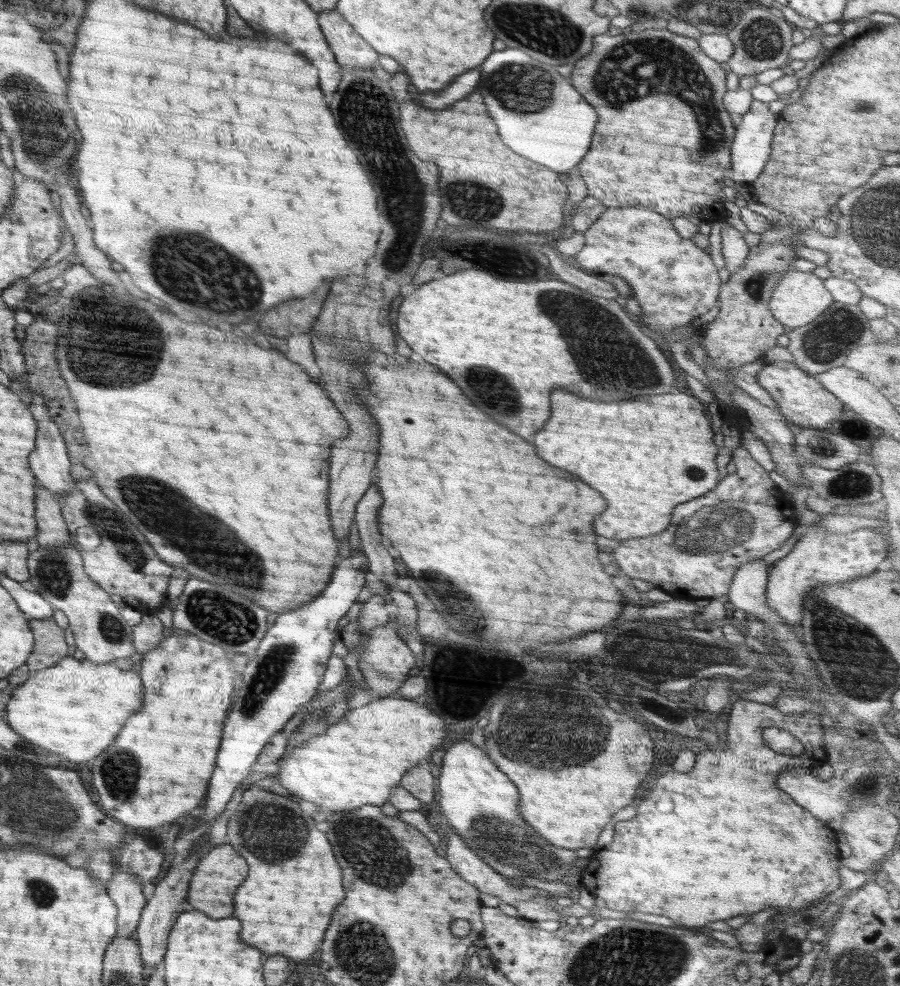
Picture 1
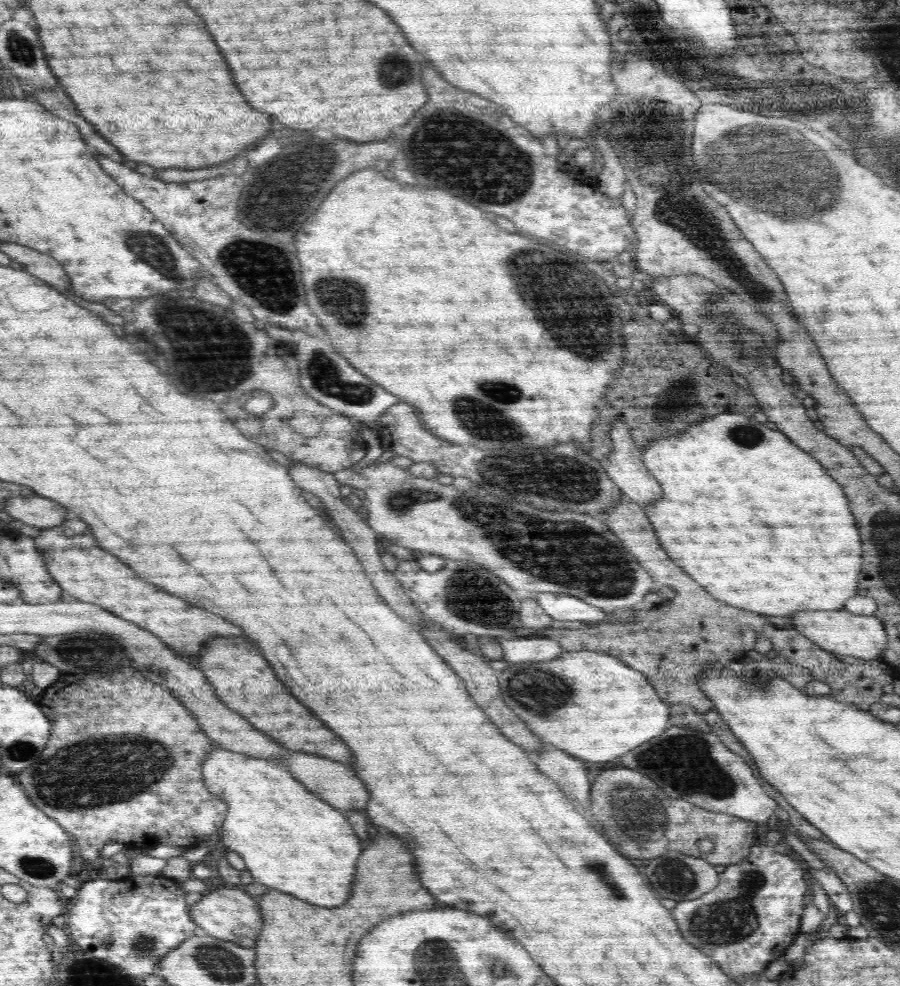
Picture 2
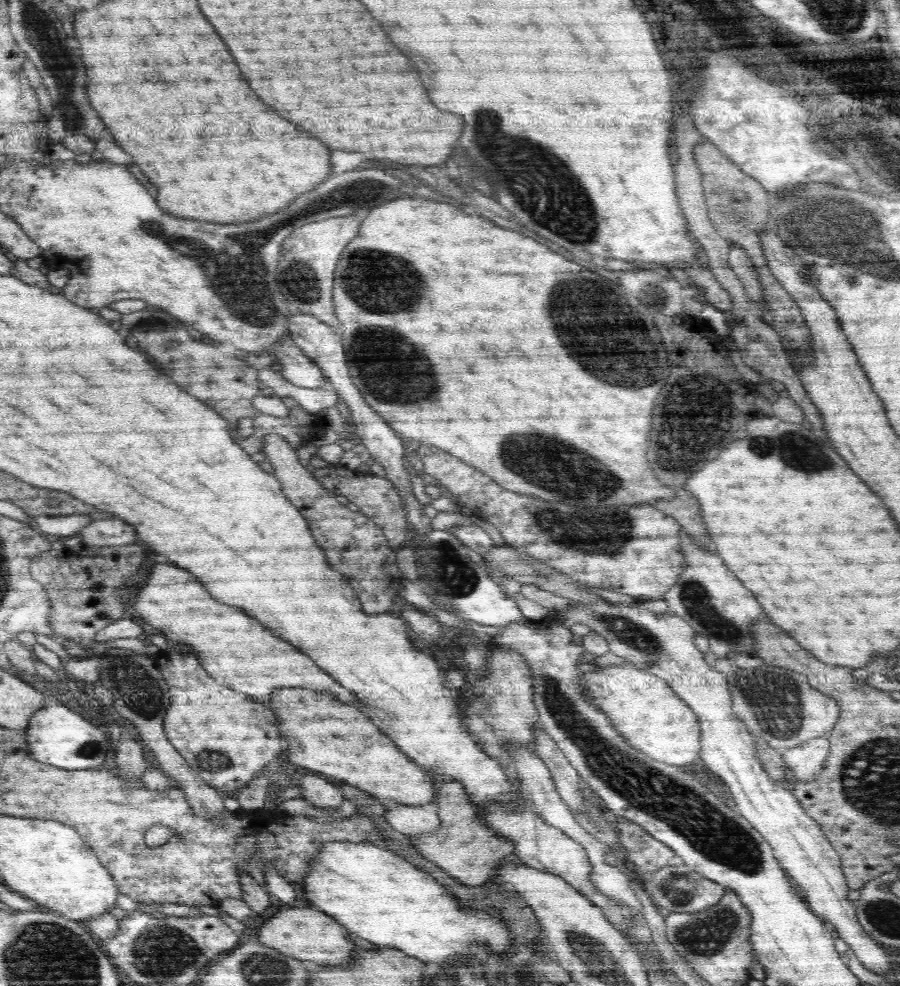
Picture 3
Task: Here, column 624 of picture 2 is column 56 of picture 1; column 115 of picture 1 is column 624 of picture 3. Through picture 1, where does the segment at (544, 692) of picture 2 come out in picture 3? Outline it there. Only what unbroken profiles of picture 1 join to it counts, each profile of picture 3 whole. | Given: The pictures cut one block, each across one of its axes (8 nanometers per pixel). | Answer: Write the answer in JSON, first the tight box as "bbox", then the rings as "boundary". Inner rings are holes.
{"bbox":[577,662,701,766],"boundary":[[[628,662],[578,676],[582,676],[577,678],[577,688],[581,689],[581,696],[606,714],[610,724],[626,738],[632,748],[644,752],[658,762],[676,766],[691,766],[701,755],[701,728],[697,716],[688,704],[673,693],[664,679]]]}

